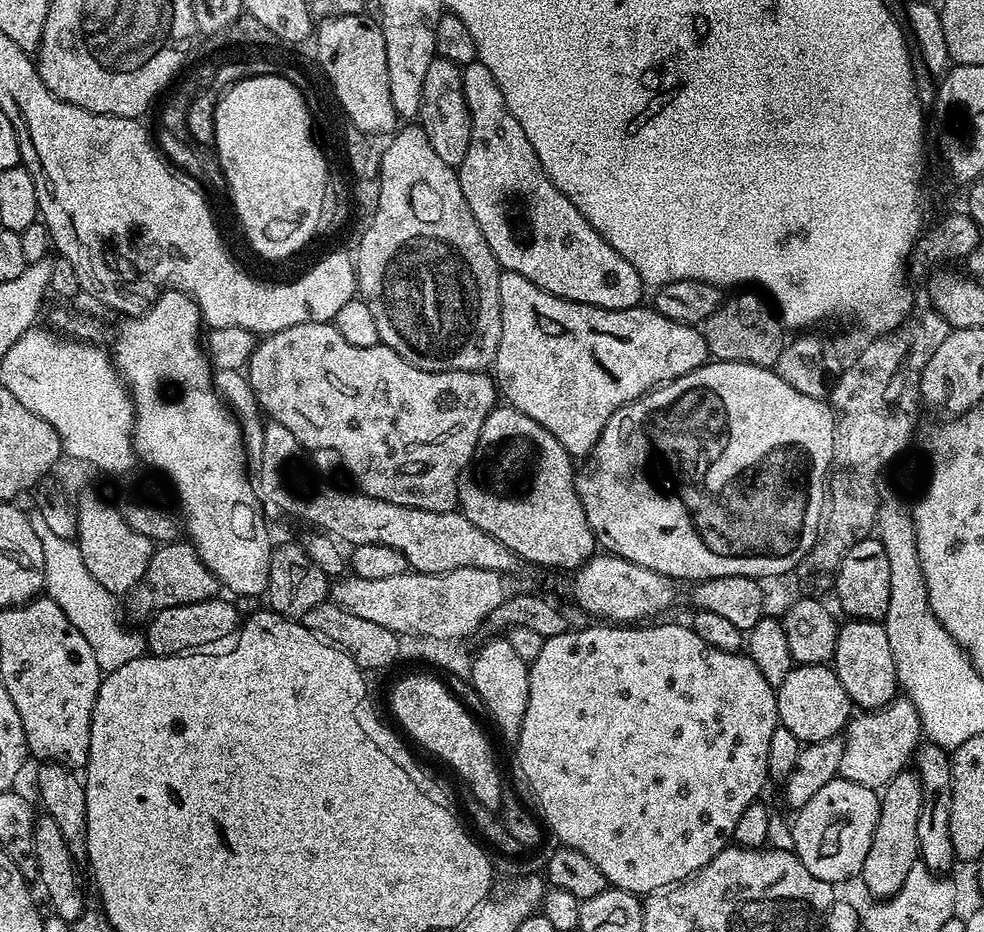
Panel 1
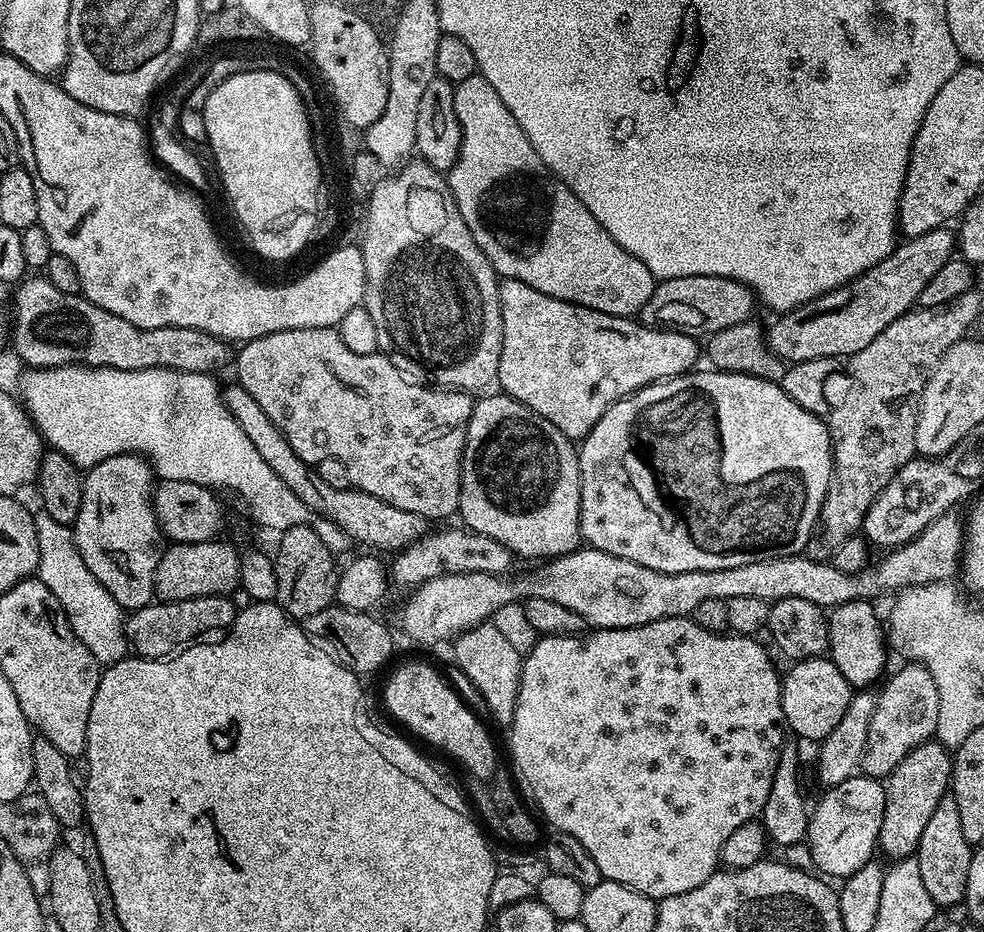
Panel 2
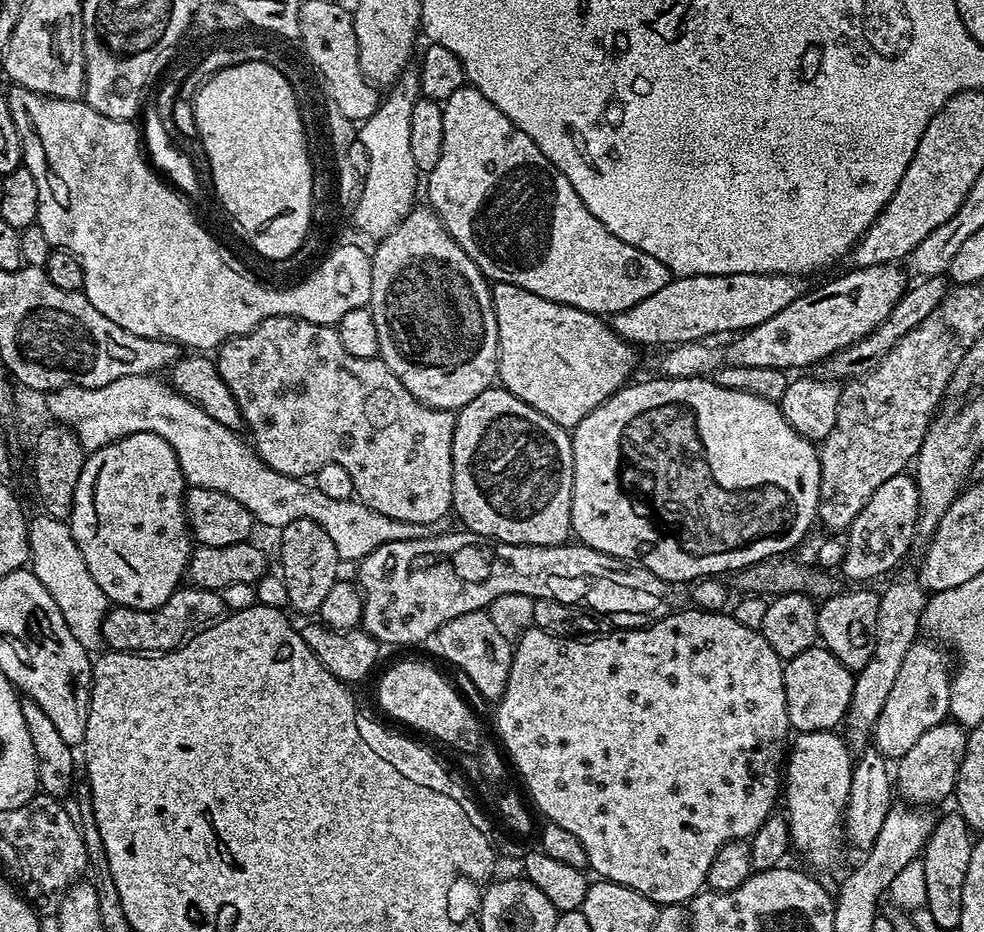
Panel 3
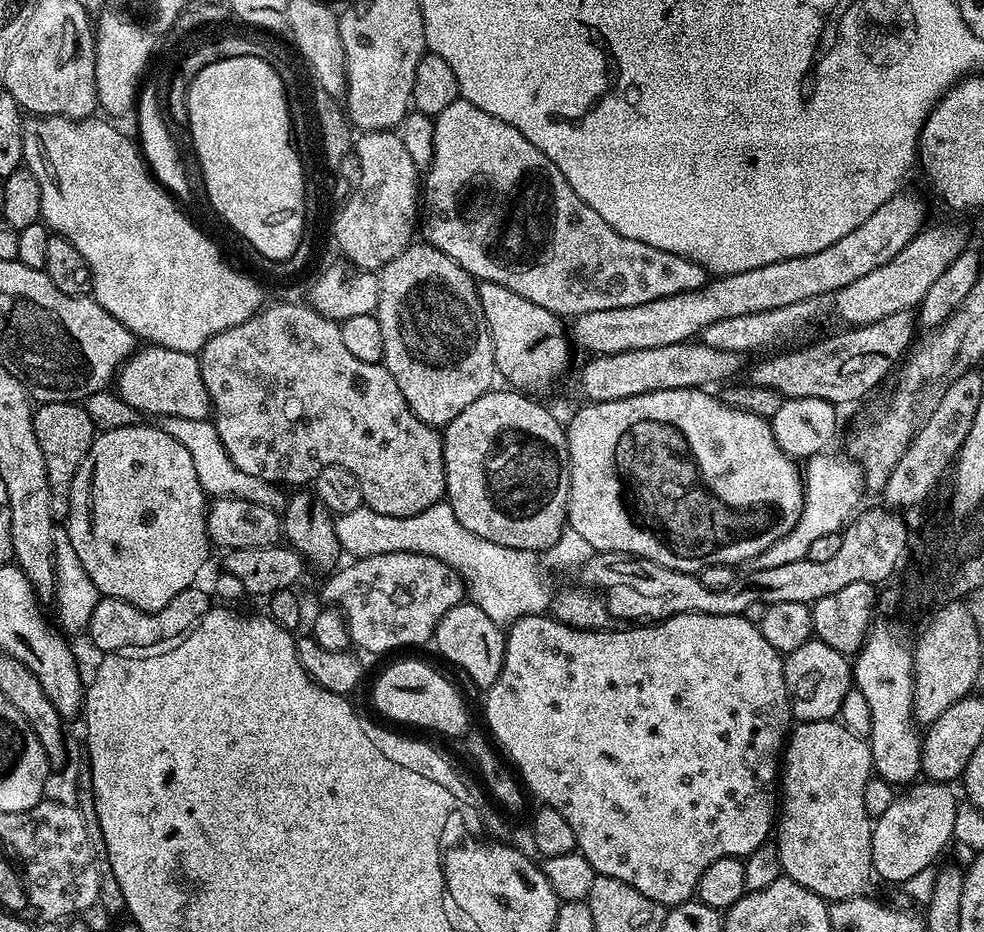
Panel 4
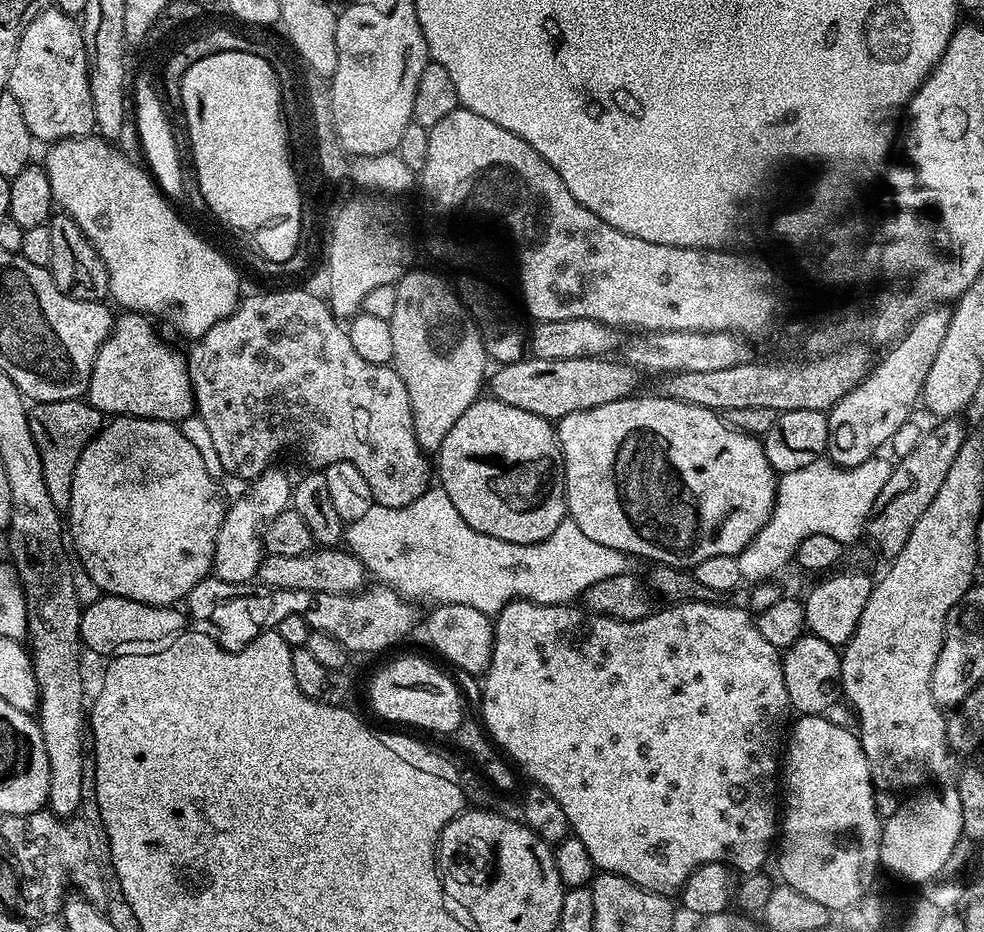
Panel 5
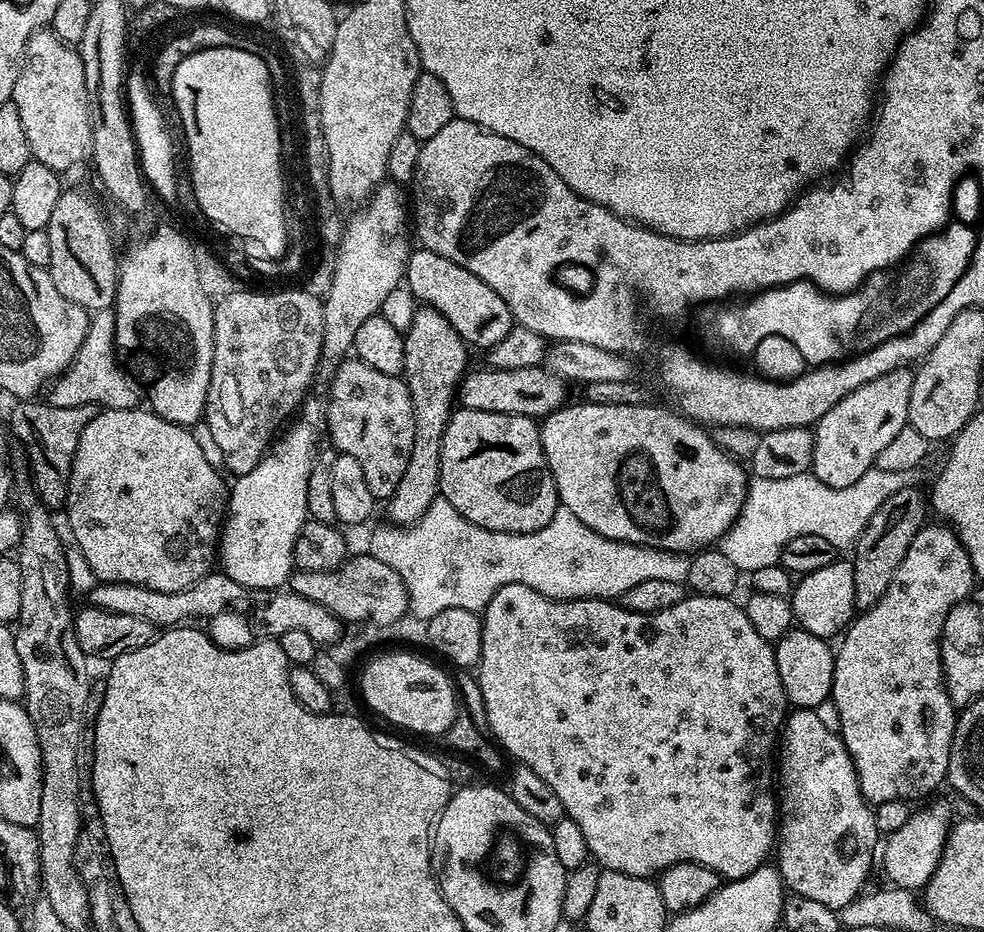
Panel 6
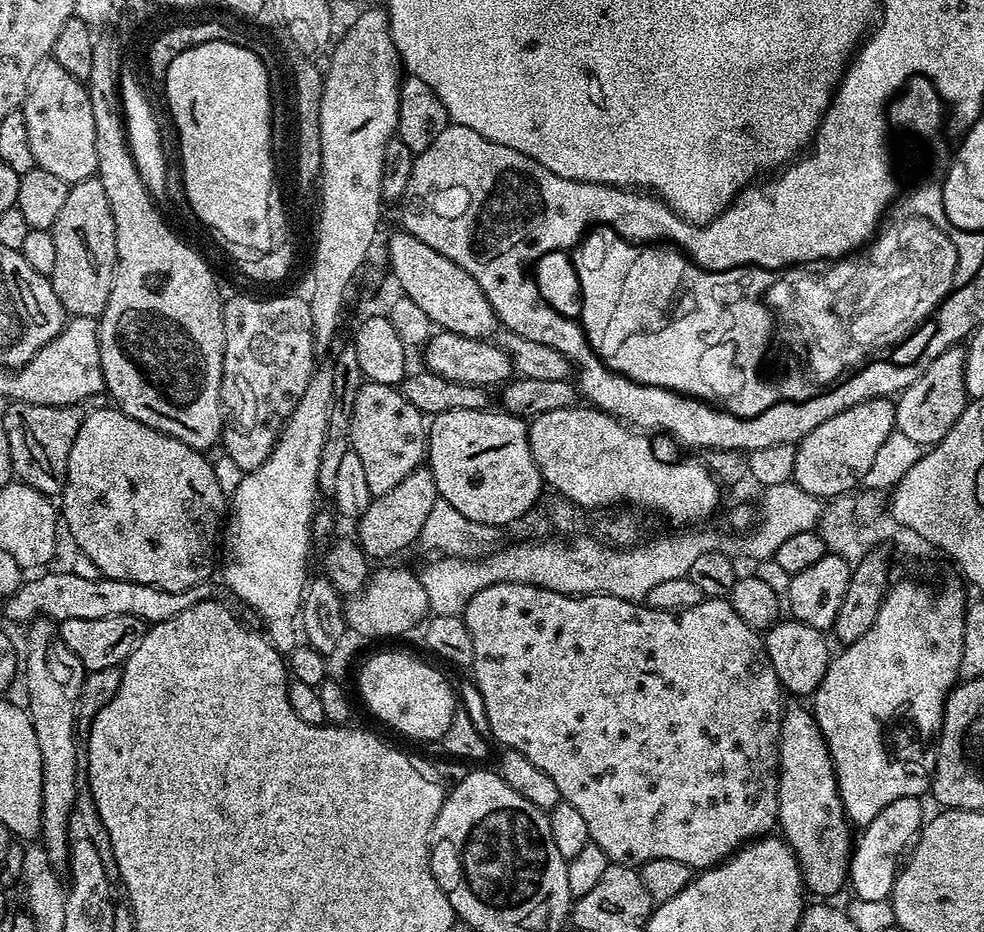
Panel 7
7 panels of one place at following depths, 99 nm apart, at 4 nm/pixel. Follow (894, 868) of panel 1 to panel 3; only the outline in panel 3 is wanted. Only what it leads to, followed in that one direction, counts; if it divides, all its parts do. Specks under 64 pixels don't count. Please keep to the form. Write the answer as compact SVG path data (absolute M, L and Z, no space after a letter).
M945 722L926 730L926 734L922 734L922 738L918 738L918 742L914 742L914 746L910 746L895 765L894 788L899 799L913 806L935 806L939 800L947 796L949 799L956 790L967 741L968 732L963 724Z

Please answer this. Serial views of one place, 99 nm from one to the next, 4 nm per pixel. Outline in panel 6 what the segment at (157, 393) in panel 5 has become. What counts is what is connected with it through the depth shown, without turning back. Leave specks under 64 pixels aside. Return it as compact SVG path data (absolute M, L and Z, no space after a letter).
M112 308L91 313L86 338L78 346L78 354L61 376L52 381L46 392L46 400L56 407L80 407L96 405L97 409L134 408L137 385L122 367L116 350L116 313Z

